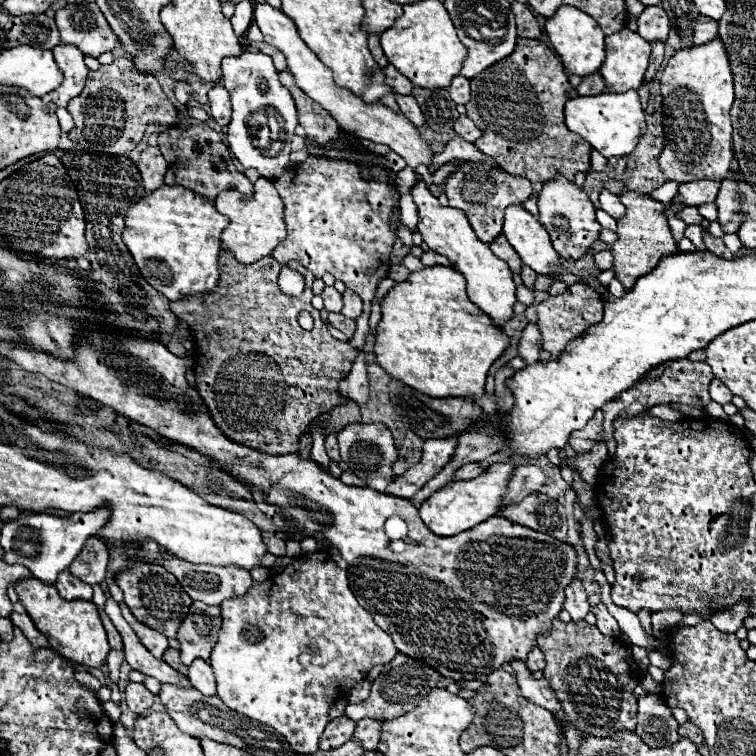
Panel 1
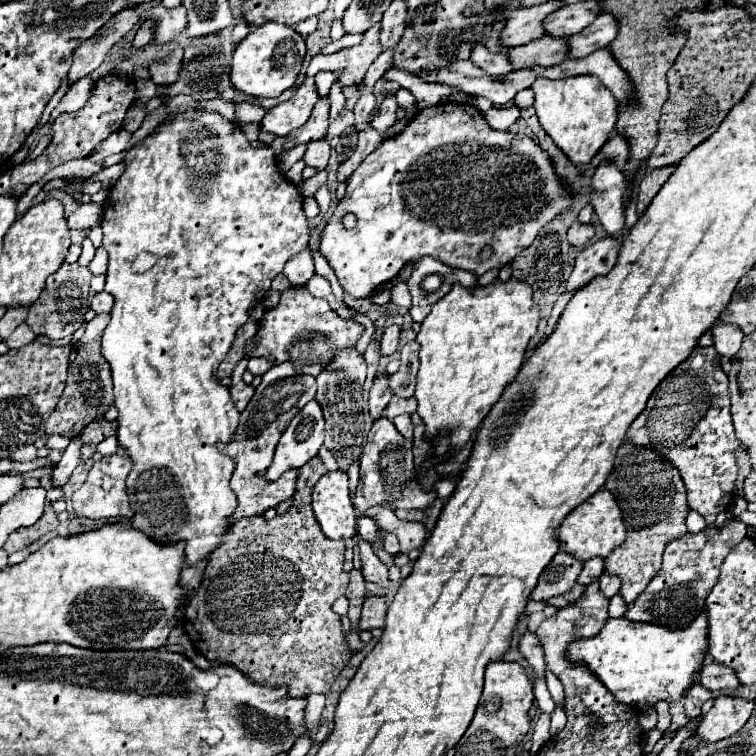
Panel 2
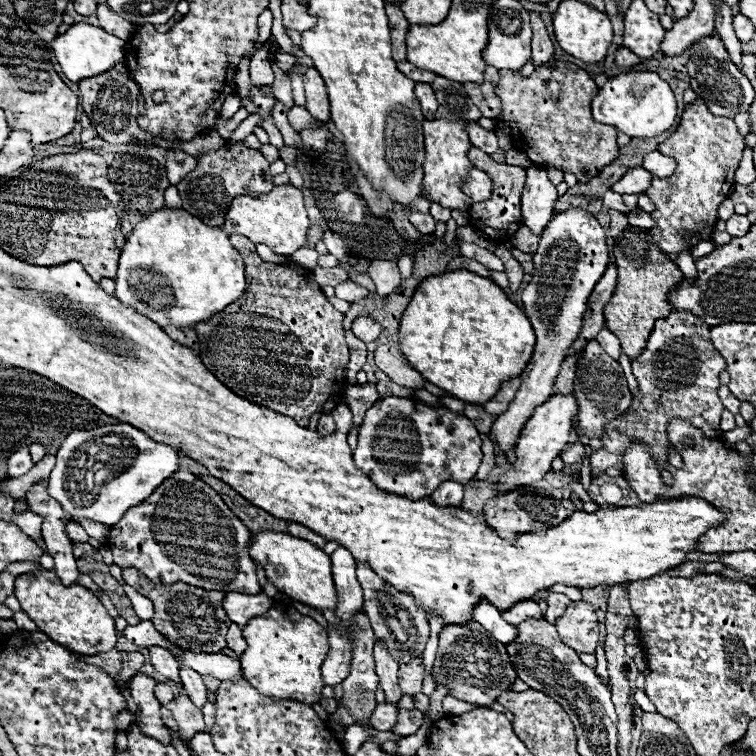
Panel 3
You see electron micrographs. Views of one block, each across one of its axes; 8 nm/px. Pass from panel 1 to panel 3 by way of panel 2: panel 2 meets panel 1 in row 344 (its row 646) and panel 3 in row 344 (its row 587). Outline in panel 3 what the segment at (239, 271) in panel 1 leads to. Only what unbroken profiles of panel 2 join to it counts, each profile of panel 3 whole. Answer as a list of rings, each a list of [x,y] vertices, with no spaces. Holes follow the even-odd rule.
[[[232,234],[230,242],[246,264],[246,292],[240,300],[224,308],[220,314],[212,316],[208,322],[200,322],[200,326],[194,326],[200,340],[200,358],[206,368],[232,392],[248,398],[250,402],[290,416],[300,426],[308,426],[312,414],[332,412],[344,398],[344,370],[350,360],[350,350],[346,346],[342,328],[344,314],[332,308],[308,268],[296,262],[264,262],[256,252],[254,242],[244,236]]]

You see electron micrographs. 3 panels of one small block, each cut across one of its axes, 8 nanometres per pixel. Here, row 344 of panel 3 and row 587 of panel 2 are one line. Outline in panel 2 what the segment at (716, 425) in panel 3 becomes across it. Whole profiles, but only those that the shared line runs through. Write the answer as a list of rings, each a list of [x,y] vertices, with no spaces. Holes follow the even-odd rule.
[[[730,518],[722,526],[710,524],[704,532],[688,532],[682,538],[672,540],[664,550],[664,564],[660,572],[652,578],[646,590],[632,604],[628,604],[624,616],[632,622],[660,624],[664,628],[686,628],[704,610],[704,600],[720,576],[720,564],[744,538],[746,524],[738,518]]]

